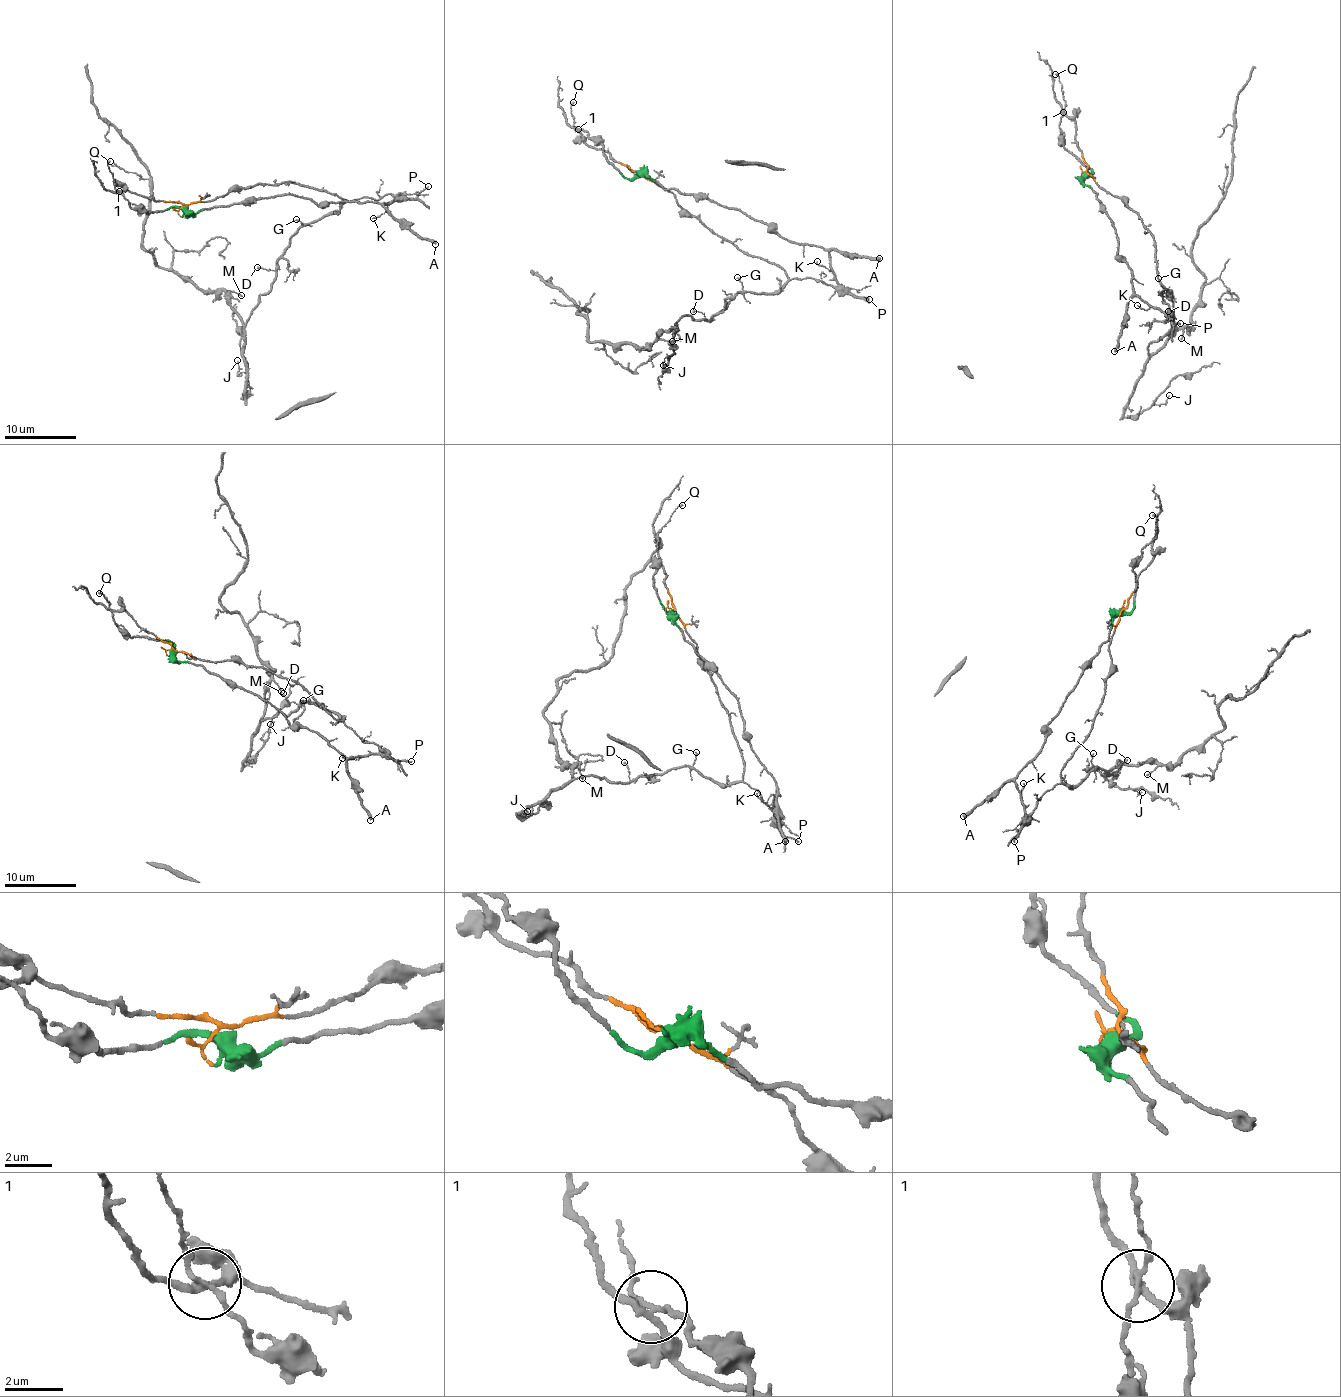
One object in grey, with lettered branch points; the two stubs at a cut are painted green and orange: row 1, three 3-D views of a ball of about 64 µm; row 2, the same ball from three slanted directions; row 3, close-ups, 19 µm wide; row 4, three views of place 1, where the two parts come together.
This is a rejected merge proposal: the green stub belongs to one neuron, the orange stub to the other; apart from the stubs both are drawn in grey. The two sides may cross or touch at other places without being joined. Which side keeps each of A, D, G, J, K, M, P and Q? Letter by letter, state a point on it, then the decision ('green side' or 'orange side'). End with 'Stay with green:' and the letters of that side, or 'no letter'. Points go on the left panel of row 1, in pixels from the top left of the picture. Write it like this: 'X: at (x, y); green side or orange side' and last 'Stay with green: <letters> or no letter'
A: at (435, 244); green side
D: at (257, 267); orange side
G: at (296, 219); orange side
J: at (237, 360); orange side
K: at (373, 218); green side
M: at (241, 295); orange side
P: at (428, 186); green side
Q: at (110, 161); green side
Stay with green: A, K, P, Q

